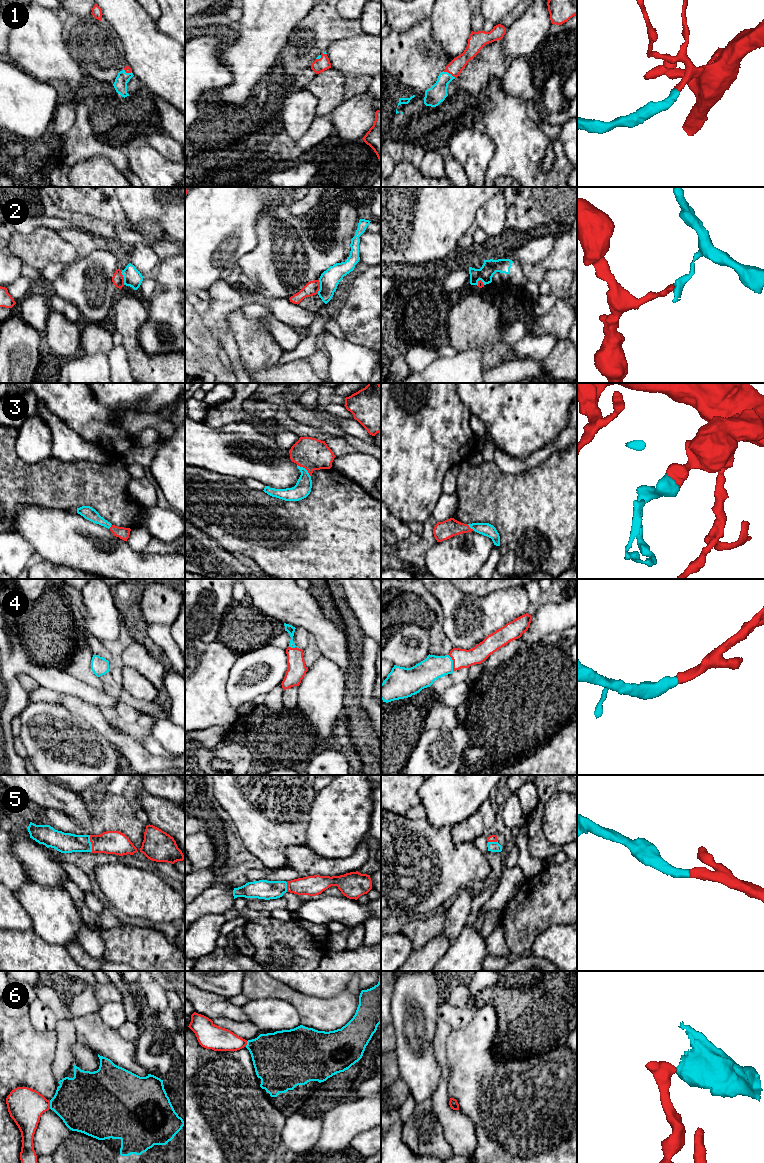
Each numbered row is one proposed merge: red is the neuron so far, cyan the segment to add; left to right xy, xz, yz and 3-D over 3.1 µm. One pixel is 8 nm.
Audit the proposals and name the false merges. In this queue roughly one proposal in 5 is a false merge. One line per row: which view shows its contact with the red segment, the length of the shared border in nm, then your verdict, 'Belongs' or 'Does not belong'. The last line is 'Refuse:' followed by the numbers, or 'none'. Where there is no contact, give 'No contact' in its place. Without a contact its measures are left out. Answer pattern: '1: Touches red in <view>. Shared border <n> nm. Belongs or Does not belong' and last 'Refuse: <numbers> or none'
1: Touches red in yz. Shared border 120 nm. Belongs
2: Touches red in xy. Shared border 120 nm. Does not belong
3: Touches red in xz. Shared border 150 nm. Belongs
4: Touches red in yz. Shared border 140 nm. Belongs
5: Touches red in xy. Shared border 140 nm. Belongs
6: Touches red in xy. Shared border 60 nm. Does not belong
Refuse: 2, 6

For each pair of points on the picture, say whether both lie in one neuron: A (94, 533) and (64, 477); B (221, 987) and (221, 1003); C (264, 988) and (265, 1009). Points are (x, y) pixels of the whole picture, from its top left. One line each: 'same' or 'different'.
A: different
B: different
C: different

